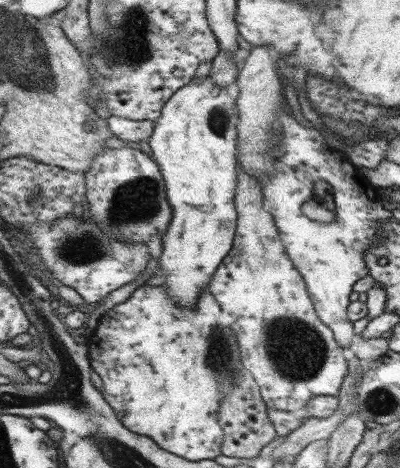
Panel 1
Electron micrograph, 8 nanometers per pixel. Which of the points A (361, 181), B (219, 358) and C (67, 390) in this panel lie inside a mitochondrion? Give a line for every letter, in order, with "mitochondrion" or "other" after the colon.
A: other
B: mitochondrion
C: mitochondrion

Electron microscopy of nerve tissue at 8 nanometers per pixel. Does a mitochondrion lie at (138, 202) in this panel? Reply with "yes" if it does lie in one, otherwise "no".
yes

